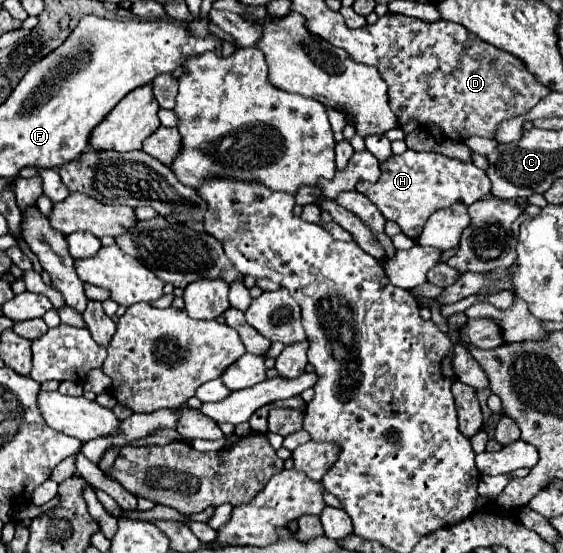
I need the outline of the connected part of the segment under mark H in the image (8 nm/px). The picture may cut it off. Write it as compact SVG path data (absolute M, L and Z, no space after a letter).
M408 149L404 155L392 155L384 161L380 171L382 175L376 183L360 183L358 191L364 193L386 219L396 221L402 233L410 239L416 239L422 233L424 223L434 211L454 203L472 205L490 193L490 179L482 169L440 153L418 153Z

